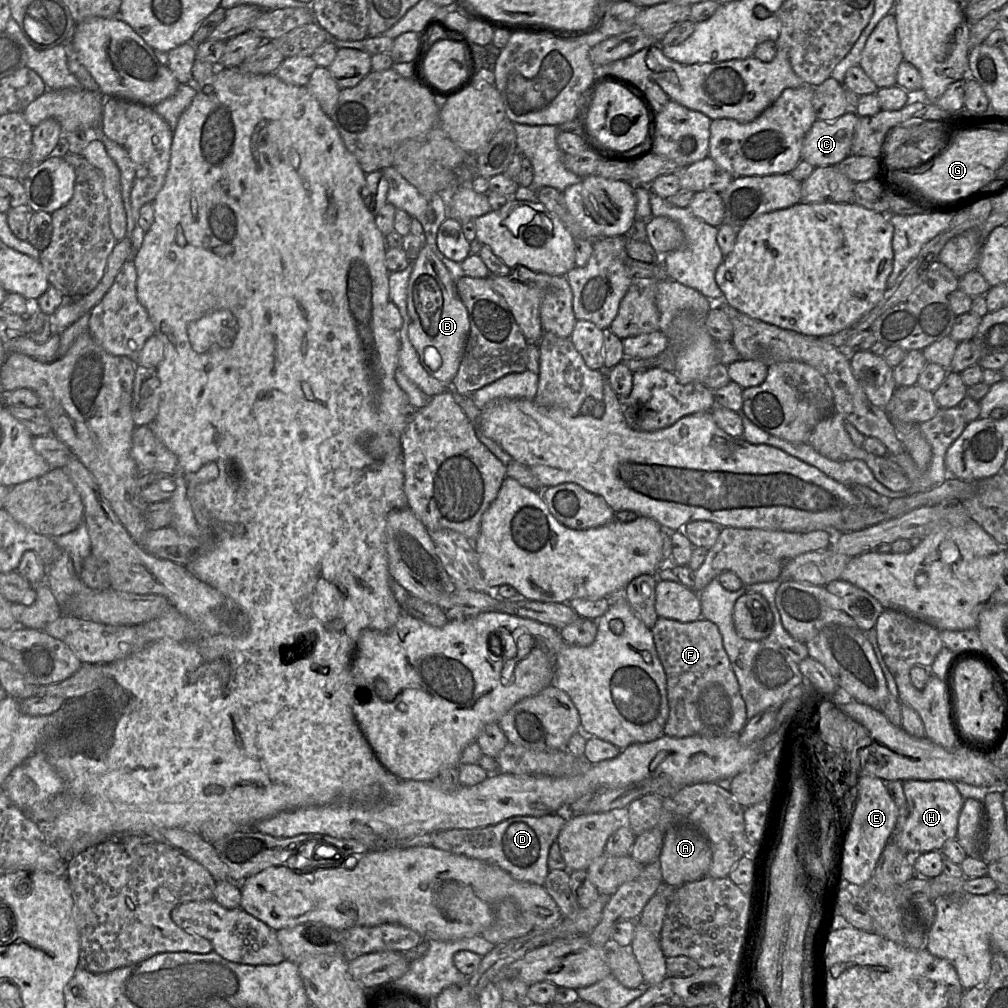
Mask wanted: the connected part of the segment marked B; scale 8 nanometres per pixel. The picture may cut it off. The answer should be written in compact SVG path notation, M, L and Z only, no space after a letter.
M427 243L422 245L413 262L407 296L408 336L425 370L440 382L451 386L469 334L468 312L456 292L454 279Z

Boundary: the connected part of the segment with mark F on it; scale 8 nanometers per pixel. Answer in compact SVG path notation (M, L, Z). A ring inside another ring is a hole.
M658 617L650 630L666 674L669 716L664 735L738 736L748 720L746 707L718 627L703 618L683 623Z

